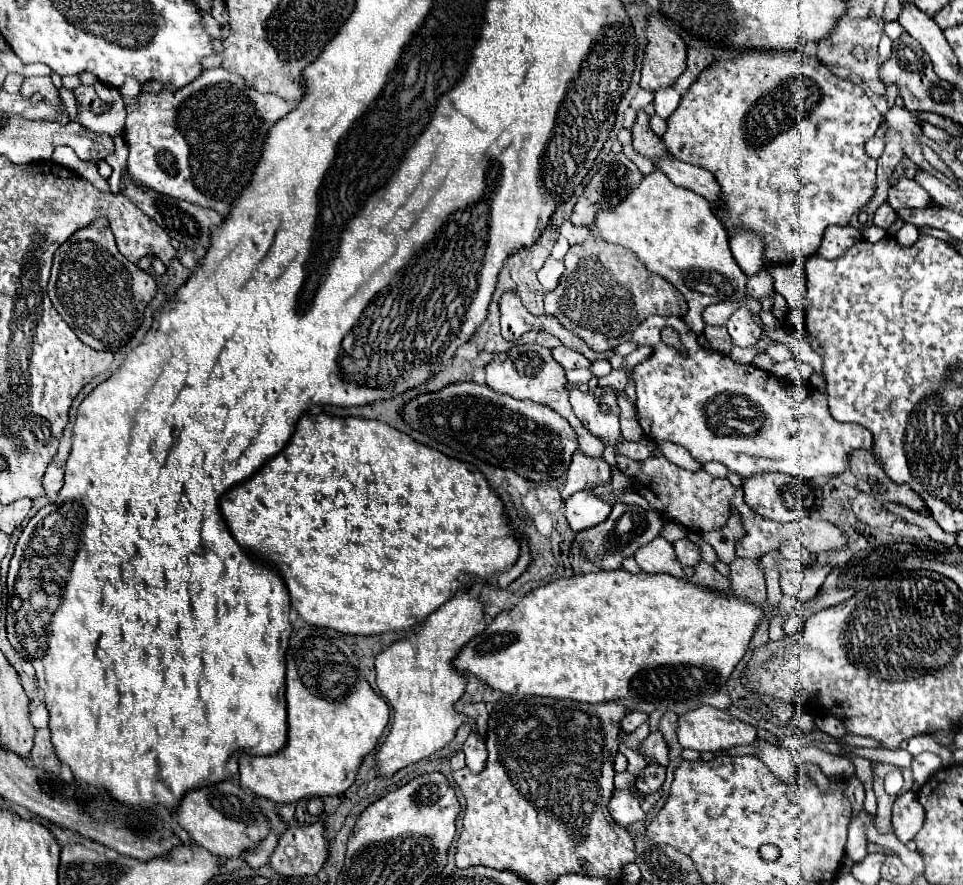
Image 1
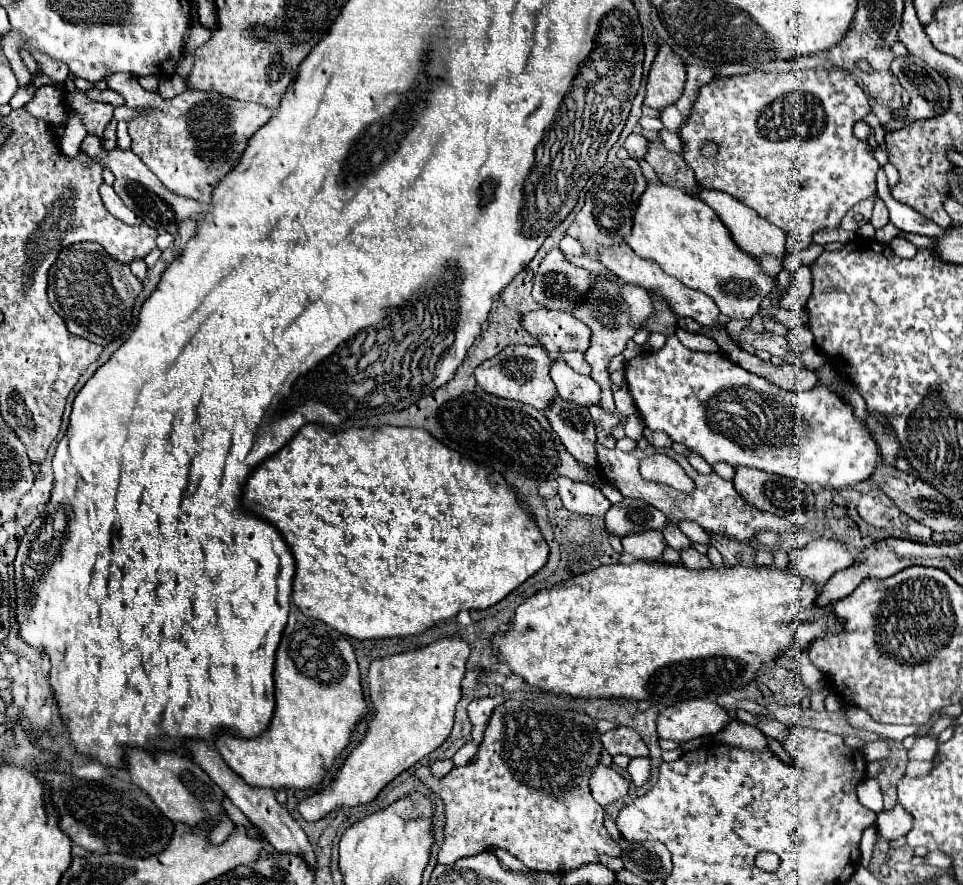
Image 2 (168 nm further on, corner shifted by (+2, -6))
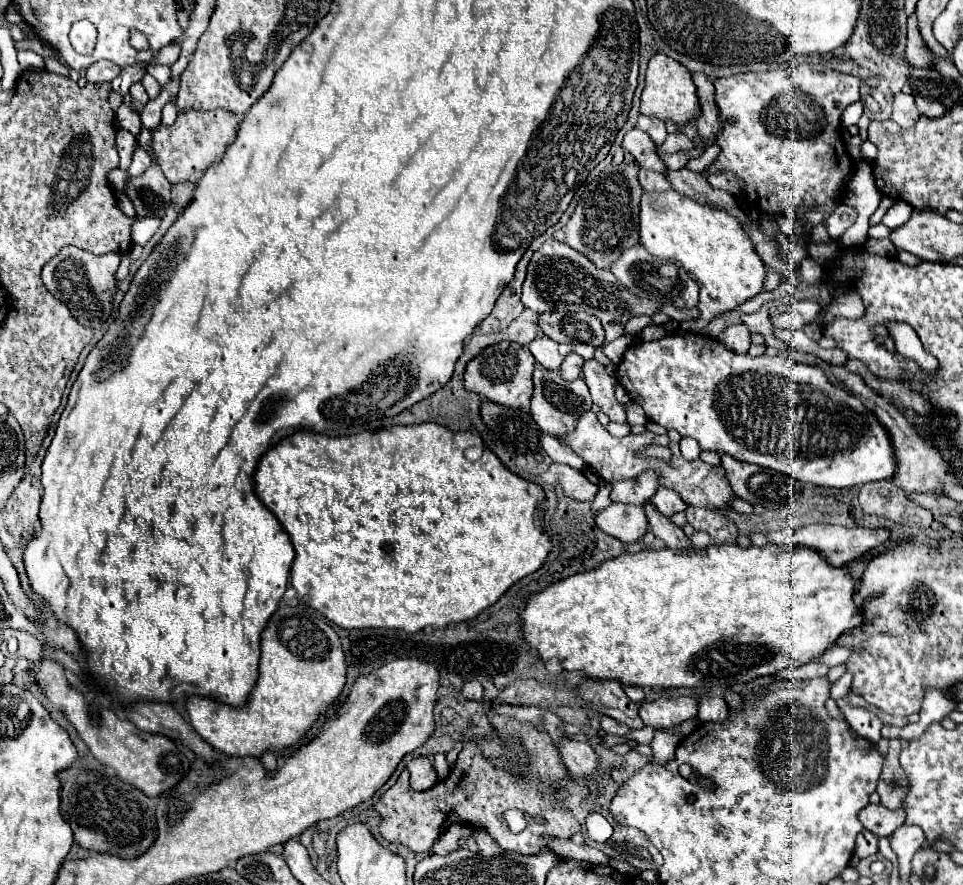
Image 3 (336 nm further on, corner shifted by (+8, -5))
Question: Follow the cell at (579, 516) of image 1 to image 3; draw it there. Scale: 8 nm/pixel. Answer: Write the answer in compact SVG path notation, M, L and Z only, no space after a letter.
M551 464L549 472L553 472L565 492L567 498L577 500L577 502L591 502L597 494L597 486L589 482L579 470L565 466L565 464Z

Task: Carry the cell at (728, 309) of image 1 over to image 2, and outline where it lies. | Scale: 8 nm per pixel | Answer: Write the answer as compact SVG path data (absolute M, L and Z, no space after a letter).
M601 247L601 255L599 255L599 261L609 269L613 271L617 277L621 277L623 281L631 283L631 285L637 285L637 287L643 287L655 295L659 295L679 317L691 317L695 319L699 325L703 327L711 327L715 325L717 321L717 305L713 303L713 299L709 299L709 295L705 295L703 291L697 291L697 289L689 289L685 287L681 281L677 281L675 277L667 275L665 271L661 271L661 267L649 259L641 259L637 257L637 253L631 249L631 247L609 247L609 249L603 249Z

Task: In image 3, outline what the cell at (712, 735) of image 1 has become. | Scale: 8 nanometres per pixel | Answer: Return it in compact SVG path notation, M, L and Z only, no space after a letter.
M681 696L675 700L657 700L651 704L641 704L639 716L647 726L653 728L673 728L679 726L681 722L687 722L697 716L699 702L689 696Z

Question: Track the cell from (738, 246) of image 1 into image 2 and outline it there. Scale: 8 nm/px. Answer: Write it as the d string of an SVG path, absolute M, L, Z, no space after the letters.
M703 189L699 193L699 199L703 199L709 207L715 209L715 213L721 217L721 221L729 227L735 243L745 249L747 253L755 255L757 259L763 255L763 253L775 253L775 255L781 255L785 251L785 231L781 231L779 227L767 223L765 219L761 219L753 209L749 209L747 205L743 205L741 201L737 201L735 197L727 195L727 193L721 193L721 191L713 191L713 189Z

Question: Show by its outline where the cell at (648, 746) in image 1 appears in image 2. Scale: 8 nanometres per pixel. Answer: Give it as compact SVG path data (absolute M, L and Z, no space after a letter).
M615 727L607 733L603 733L601 743L611 755L625 753L625 755L647 757L647 747L645 747L643 739L631 727Z

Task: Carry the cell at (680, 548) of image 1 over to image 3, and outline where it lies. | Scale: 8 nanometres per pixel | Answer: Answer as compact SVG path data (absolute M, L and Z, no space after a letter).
M659 488L653 496L651 496L651 504L655 506L655 510L667 518L671 518L677 512L685 510L685 502L679 498L679 494L675 494L669 488Z

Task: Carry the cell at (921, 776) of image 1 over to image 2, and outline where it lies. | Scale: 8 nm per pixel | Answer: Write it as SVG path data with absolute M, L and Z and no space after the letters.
M917 735L913 747L909 749L909 759L933 759L937 753L935 735Z

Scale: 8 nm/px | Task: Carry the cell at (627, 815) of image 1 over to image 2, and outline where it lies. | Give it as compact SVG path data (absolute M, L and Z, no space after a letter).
M597 763L589 777L589 789L593 799L605 807L617 799L625 799L629 783L613 767Z

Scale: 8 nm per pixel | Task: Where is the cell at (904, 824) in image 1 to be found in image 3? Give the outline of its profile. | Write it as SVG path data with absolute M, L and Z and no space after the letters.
M869 804L859 812L861 824L875 836L891 836L905 822L903 810L887 810L881 804Z

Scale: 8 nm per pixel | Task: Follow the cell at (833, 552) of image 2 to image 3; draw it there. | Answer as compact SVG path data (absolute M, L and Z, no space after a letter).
M813 524L813 526L803 526L797 530L779 530L779 532L769 532L767 534L771 544L777 546L803 546L803 548L813 548L829 566L845 566L849 560L859 558L867 552L879 550L889 540L889 530L865 530L865 528L843 528L843 526L827 526L827 524Z

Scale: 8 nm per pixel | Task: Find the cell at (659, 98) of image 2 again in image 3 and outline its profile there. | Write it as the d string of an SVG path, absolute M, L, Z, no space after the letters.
M655 54L649 60L645 90L643 90L643 96L641 96L641 114L655 116L655 118L661 118L661 120L669 118L677 124L689 124L691 118L695 118L699 114L695 84L691 80L689 70L683 64L679 64L677 60L665 56L665 54Z

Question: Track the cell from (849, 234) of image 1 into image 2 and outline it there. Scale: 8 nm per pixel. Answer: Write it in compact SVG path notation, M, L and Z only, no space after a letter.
M809 245L805 251L799 253L799 259L801 259L801 263L811 265L821 253L823 253L823 247L821 247L821 245Z

